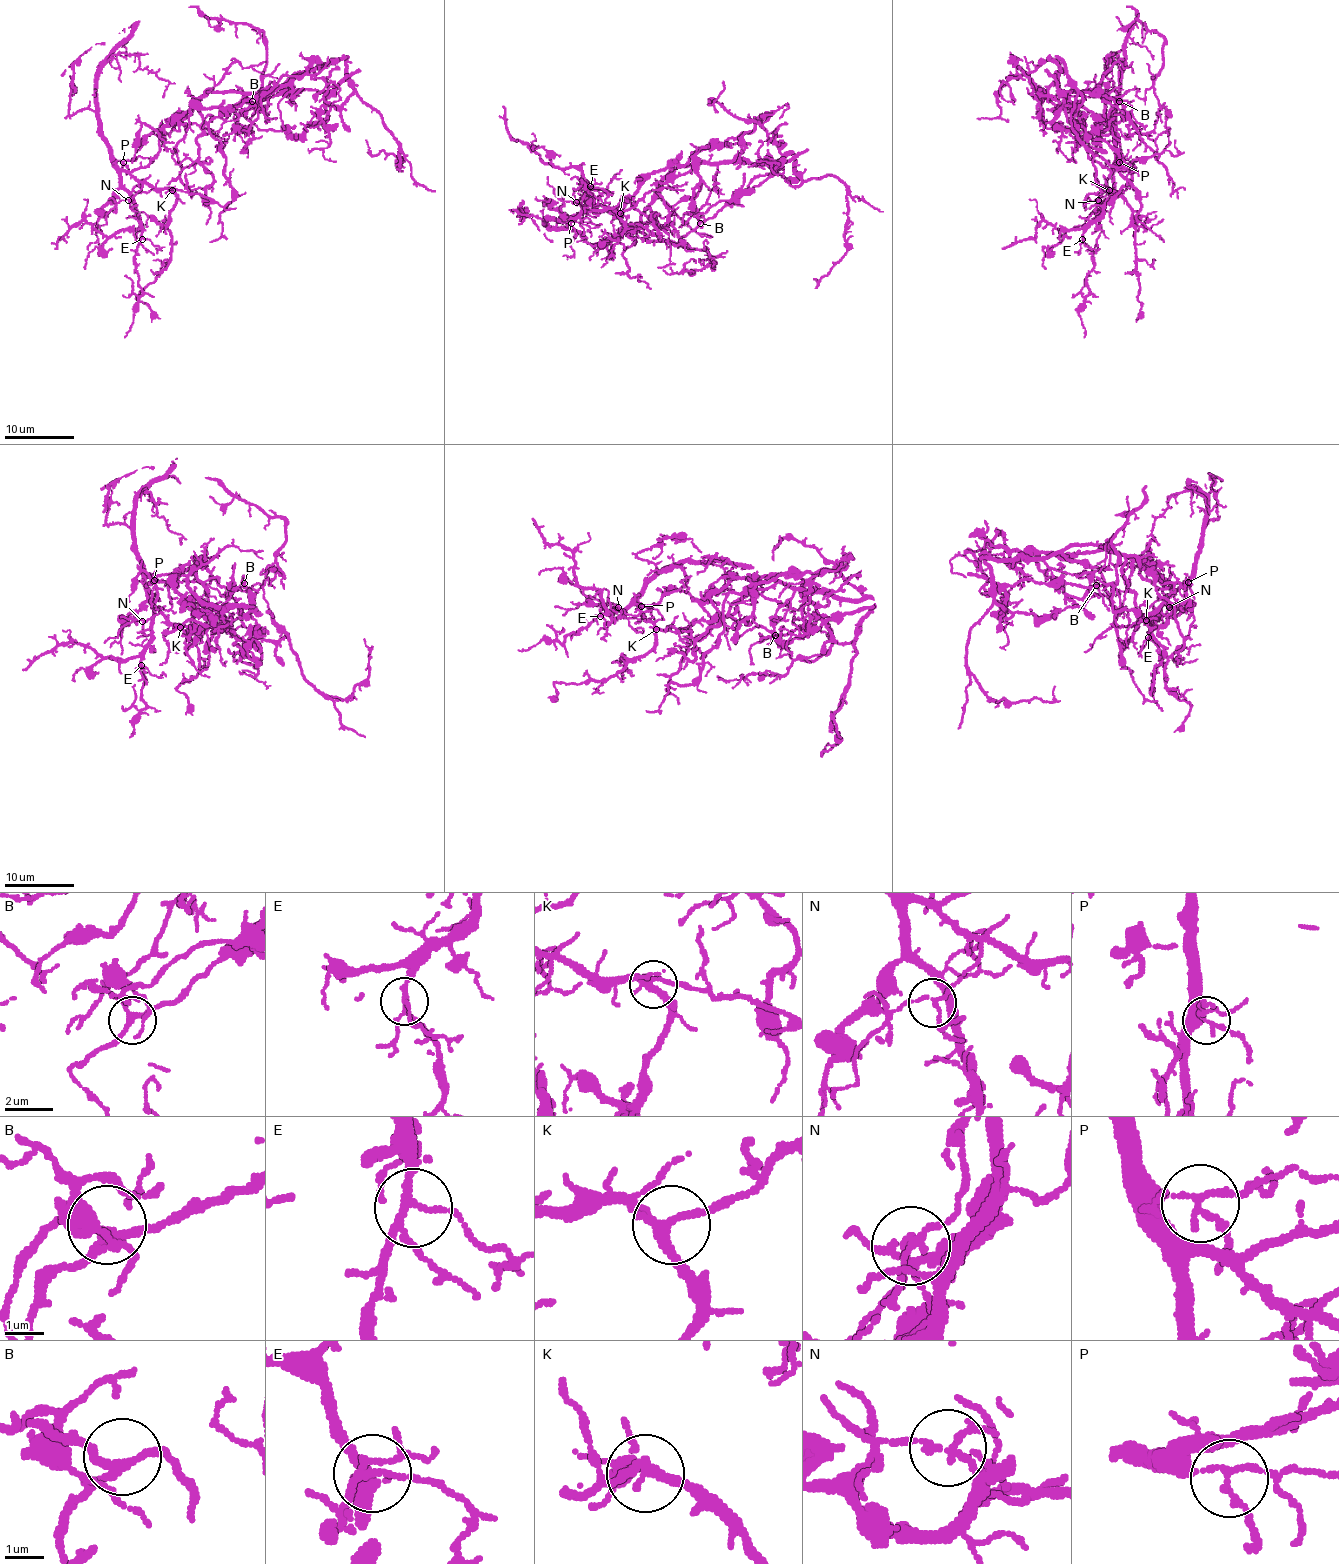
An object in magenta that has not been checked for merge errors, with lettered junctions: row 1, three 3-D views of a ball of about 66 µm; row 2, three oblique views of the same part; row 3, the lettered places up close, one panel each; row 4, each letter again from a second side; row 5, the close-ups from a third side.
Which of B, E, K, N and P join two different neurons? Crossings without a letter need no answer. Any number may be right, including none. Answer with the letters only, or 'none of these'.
none of these

